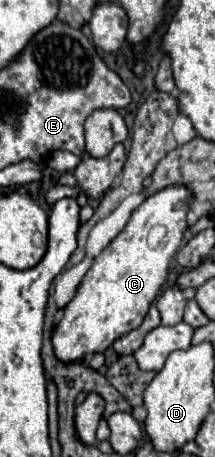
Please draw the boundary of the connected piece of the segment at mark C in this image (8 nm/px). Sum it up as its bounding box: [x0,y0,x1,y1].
[52,186,190,362]

